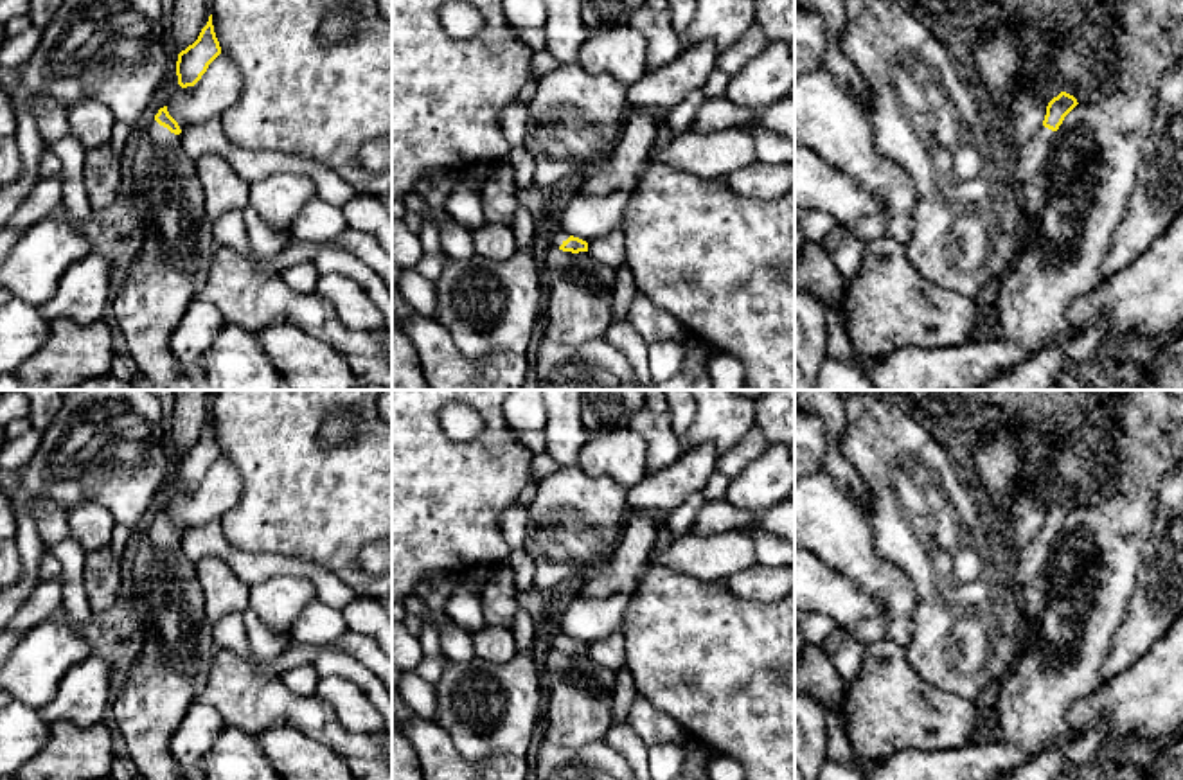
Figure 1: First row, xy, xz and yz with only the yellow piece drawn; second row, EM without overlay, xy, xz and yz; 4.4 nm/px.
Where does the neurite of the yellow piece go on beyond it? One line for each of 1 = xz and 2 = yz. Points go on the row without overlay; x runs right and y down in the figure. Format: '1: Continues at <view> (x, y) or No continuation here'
1: Continues at xz (560, 637)
2: Continues at yz (1029, 561)

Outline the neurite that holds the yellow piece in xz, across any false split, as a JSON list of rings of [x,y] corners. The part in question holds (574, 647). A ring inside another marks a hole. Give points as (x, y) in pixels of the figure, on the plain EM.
[[[556,627],[556,631],[554,631],[552,649],[557,649],[559,652],[572,654],[572,656],[588,654],[588,645],[586,643],[570,638],[559,627]]]

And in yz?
[[[1061,494],[1048,505],[1043,528],[1027,546],[1018,550],[1012,564],[1009,566],[1009,577],[1019,591],[1041,573],[1055,541],[1055,534],[1077,507],[1077,501],[1066,494]]]

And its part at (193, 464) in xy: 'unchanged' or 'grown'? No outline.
unchanged

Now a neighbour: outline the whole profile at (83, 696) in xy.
[[[90,654],[67,672],[58,694],[40,708],[40,714],[49,724],[68,721],[92,726],[102,721],[111,694],[111,665],[102,656]]]

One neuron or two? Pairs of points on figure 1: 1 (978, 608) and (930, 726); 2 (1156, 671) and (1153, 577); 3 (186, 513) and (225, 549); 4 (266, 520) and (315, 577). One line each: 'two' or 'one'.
1: two
2: two
3: two
4: two

